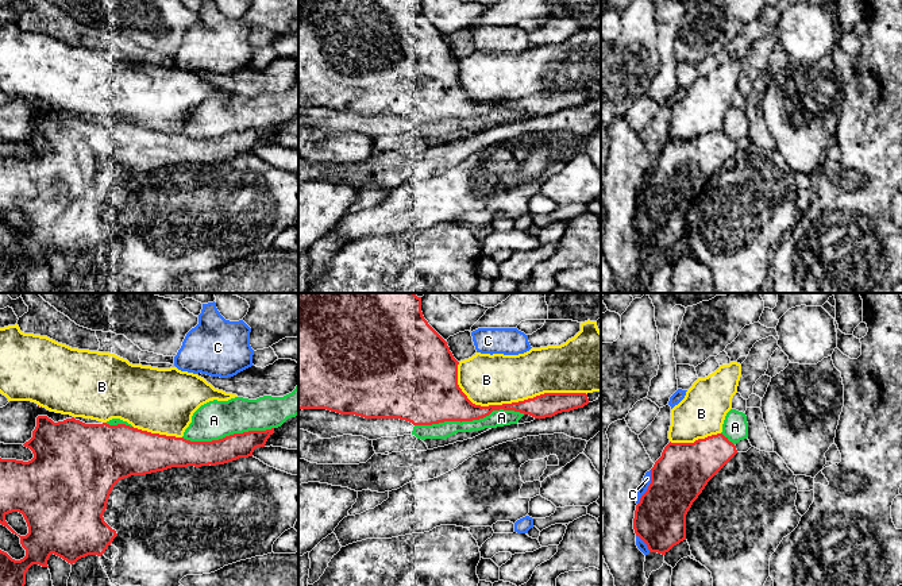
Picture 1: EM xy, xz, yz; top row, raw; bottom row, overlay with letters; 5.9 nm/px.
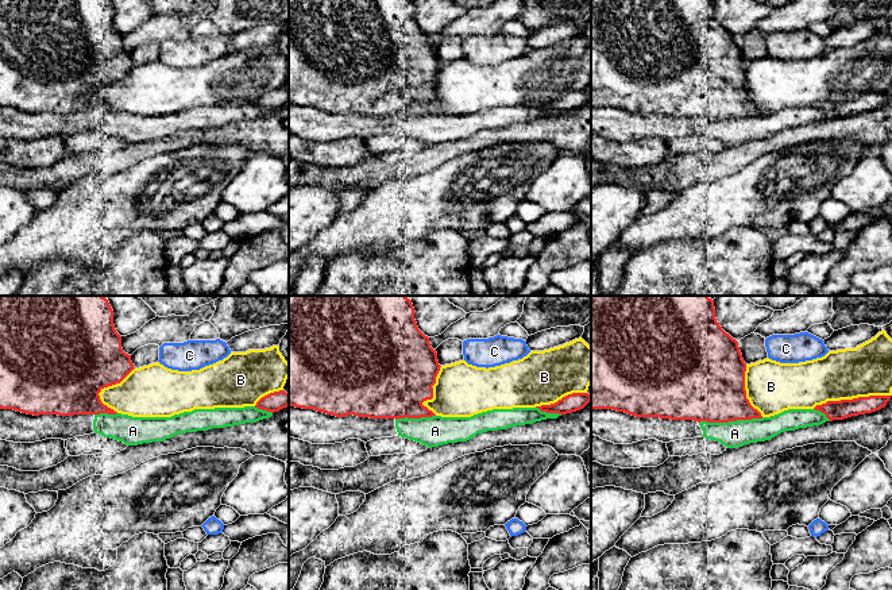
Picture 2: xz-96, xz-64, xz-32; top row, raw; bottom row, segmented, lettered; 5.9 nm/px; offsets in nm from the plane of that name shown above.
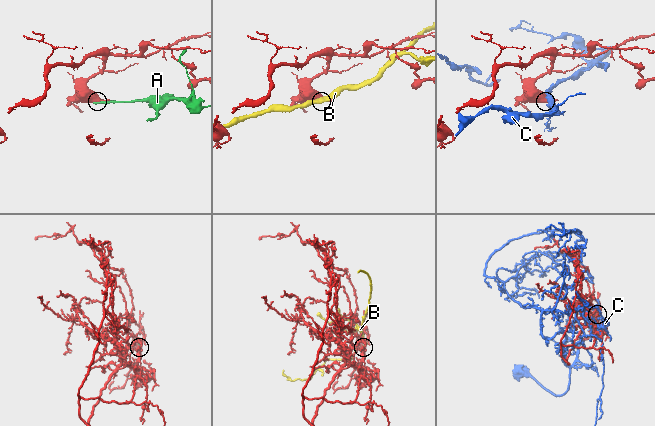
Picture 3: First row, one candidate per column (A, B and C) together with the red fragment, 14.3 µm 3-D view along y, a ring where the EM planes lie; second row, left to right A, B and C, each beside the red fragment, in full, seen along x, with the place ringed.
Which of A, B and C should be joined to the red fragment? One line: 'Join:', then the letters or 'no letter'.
Join: no letter

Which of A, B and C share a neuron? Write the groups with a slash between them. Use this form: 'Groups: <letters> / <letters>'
Groups: A / B / C

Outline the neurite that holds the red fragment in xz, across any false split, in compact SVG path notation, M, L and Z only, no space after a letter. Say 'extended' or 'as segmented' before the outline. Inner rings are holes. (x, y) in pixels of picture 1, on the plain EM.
as segmented; M298 0L298 107L432 123L479 117L500 107L546 116L589 101L586 90L544 90L512 101L475 103L458 82L458 62L424 16L421 0Z

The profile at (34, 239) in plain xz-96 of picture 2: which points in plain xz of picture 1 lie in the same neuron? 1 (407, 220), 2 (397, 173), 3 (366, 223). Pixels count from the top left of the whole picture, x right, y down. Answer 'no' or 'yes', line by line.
1: yes
2: no
3: yes

